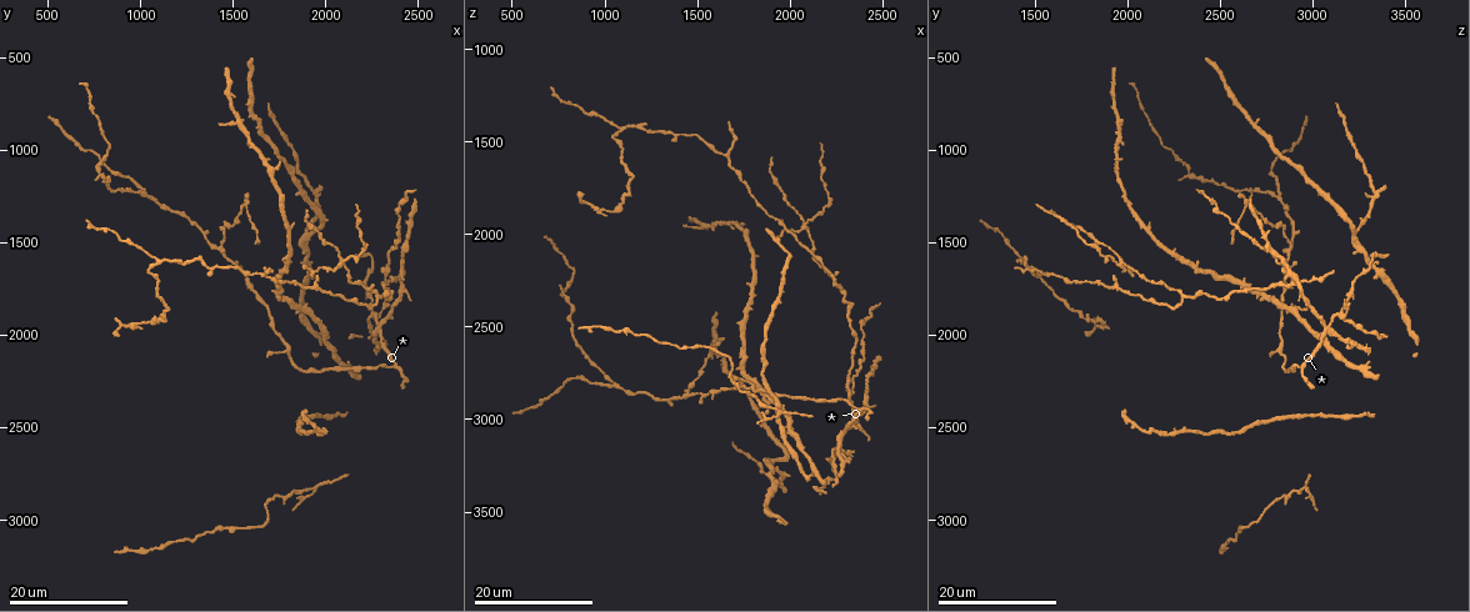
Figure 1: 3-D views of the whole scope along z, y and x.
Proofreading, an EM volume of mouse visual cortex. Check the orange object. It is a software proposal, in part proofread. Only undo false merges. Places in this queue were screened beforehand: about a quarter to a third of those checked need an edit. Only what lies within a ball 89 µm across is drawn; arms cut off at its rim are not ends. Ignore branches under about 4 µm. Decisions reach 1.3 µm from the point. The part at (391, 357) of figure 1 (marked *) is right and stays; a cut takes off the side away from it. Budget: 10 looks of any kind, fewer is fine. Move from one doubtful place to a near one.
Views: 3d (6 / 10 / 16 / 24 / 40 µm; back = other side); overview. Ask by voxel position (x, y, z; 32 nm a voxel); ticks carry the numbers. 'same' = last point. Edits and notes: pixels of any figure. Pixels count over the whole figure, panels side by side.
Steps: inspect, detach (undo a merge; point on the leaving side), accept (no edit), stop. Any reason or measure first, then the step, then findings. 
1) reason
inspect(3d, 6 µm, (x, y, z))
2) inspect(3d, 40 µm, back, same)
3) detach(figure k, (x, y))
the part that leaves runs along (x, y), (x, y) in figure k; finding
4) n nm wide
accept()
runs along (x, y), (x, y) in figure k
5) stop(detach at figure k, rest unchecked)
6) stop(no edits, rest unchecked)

three-way junction
inspect(3d, 16 µm, (1440, 1520, 2860))

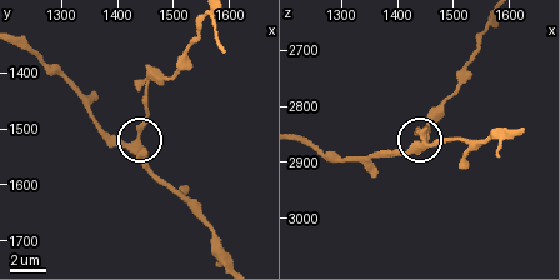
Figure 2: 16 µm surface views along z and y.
inspect(3d, 10 µm, (1430, 1535, 2880))

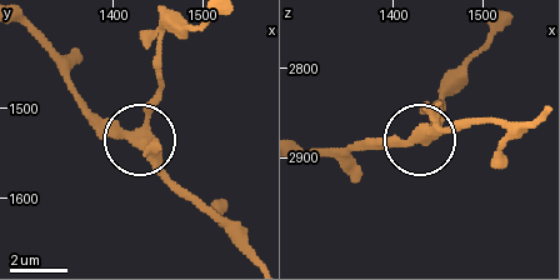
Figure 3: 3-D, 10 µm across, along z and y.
320 nm wide
accept()
all the same neuron

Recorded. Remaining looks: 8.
side arm on a straight run
inspect(3d, 24 µm, (1060, 1260, 2800))

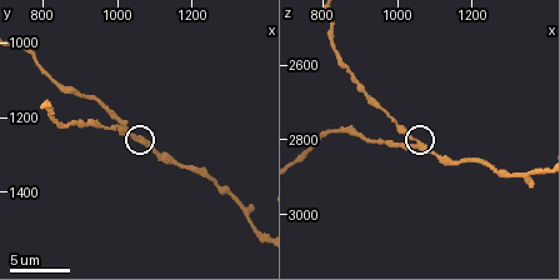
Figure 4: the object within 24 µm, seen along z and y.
inspect(3d, 6 µm, (1050, 1260, 2810))

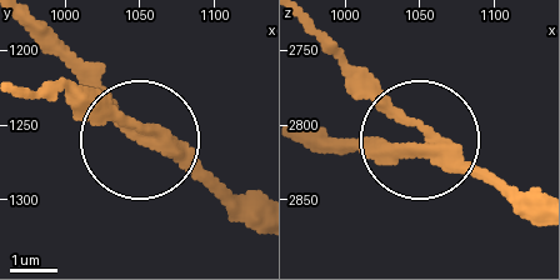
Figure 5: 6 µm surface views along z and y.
side arm 26 µm
accept()
runs along (250, 228), (26, 24) in figure 5; continuous, no second neuron

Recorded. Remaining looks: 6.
small branch off a trunk
inspect(3d, 24 µm, (1580, 1320, 2640))

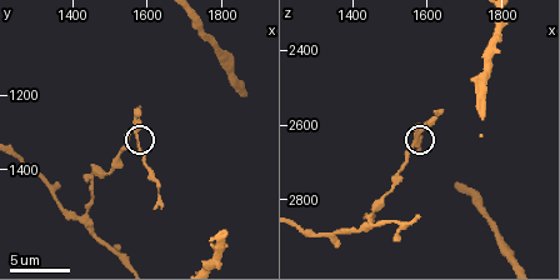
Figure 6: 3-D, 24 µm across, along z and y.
inspect(3d, 6 µm, (1580, 1300, 2640))

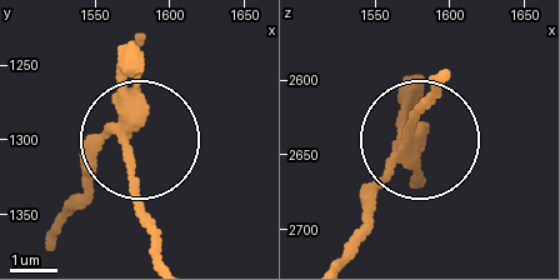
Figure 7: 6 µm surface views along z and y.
inspect(3d, 6 µm, back, (1572, 1304, 2642))

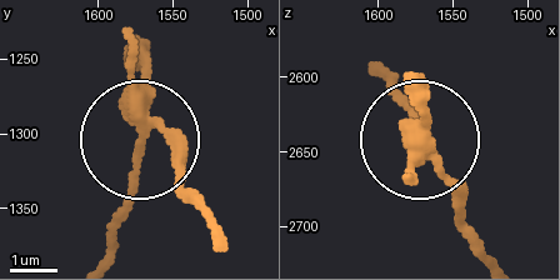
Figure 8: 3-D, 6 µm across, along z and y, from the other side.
260 nm wide
detach(figure 8, (136, 46))
the part that leaves runs along (140, 114), (128, 205), (104, 253) in figure 8; a second neuron is stuck on

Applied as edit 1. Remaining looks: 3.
see it whole again
inspect(overview)

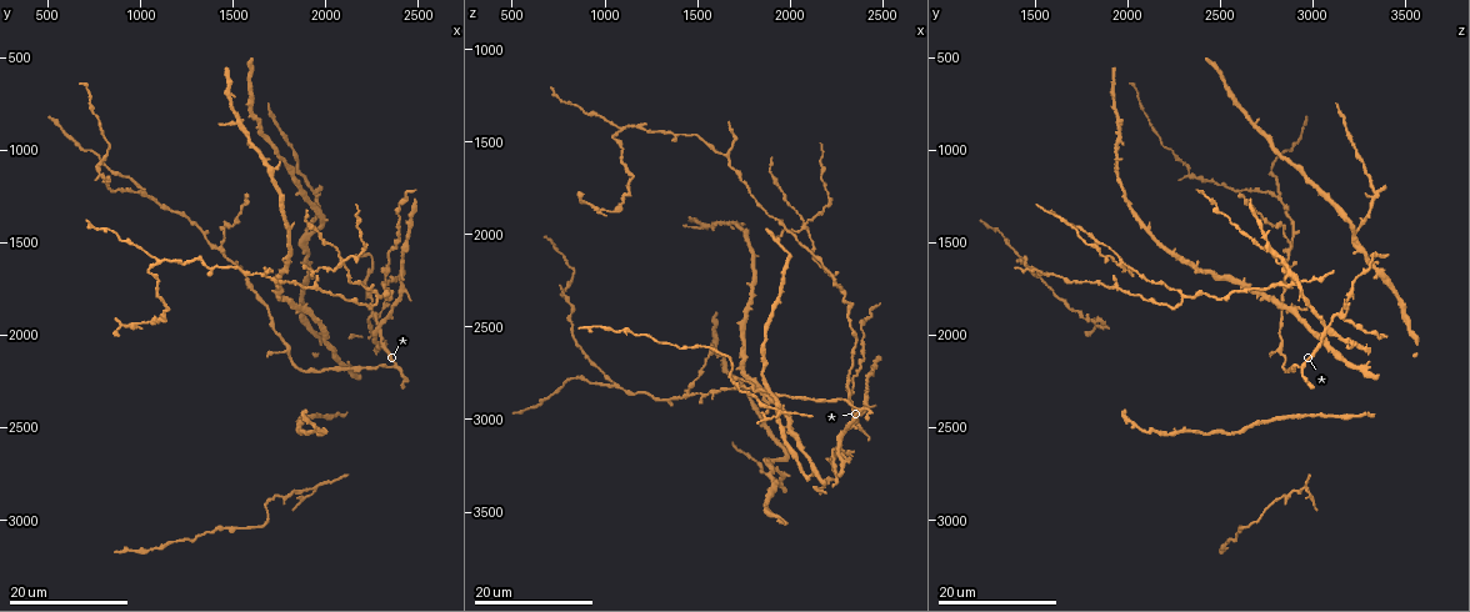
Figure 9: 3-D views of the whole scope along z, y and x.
branch point
inspect(3d, 16 µm, (1080, 1600, 1420))

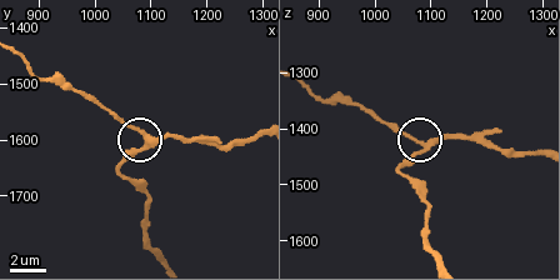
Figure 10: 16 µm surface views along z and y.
closer look
inspect(3d, 10 µm, (1090, 1610, 1435))

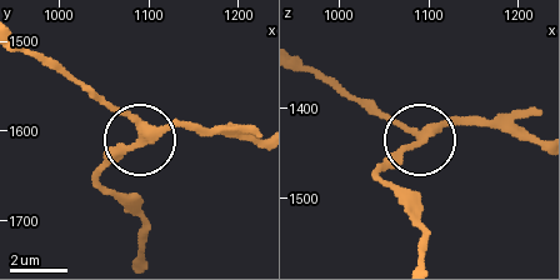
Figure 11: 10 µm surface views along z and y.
side arm 18 µm
accept()
runs along (536, 140), (486, 126), (443, 126), (419, 140), (374, 106) in figure 11; one neuron here

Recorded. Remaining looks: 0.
stop(detach at figure 8, rest unchecked)

